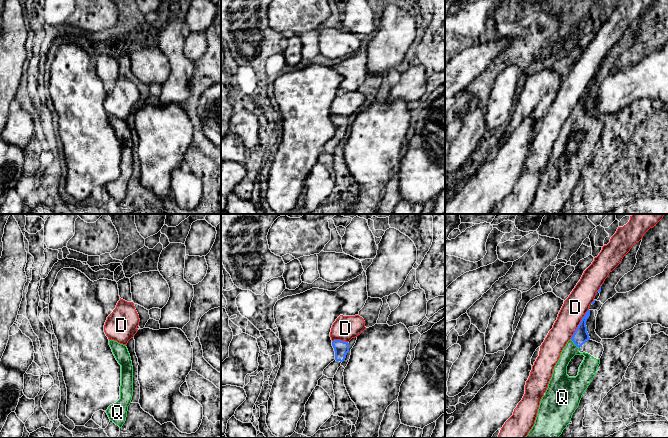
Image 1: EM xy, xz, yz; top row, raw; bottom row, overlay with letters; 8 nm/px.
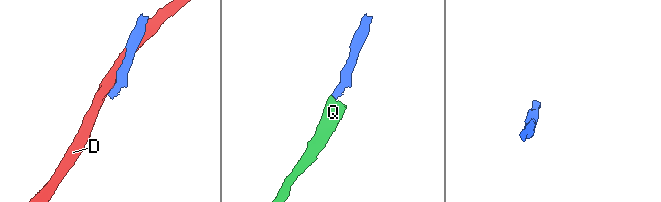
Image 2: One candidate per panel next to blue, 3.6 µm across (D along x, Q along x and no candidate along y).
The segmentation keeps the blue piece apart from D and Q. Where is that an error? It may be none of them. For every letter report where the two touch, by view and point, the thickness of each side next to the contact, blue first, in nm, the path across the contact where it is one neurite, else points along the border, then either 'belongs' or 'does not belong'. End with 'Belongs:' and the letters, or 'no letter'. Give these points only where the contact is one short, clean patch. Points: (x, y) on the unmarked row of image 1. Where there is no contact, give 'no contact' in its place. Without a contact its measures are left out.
D: contact yz (579, 100); calibres 120 and 190 nm; does not belong
Q: contact yz (575, 120); calibres 120 and 140 nm; way yz (580, 112), (575, 120), (587, 133), (587, 146); belongs
Belongs: Q

